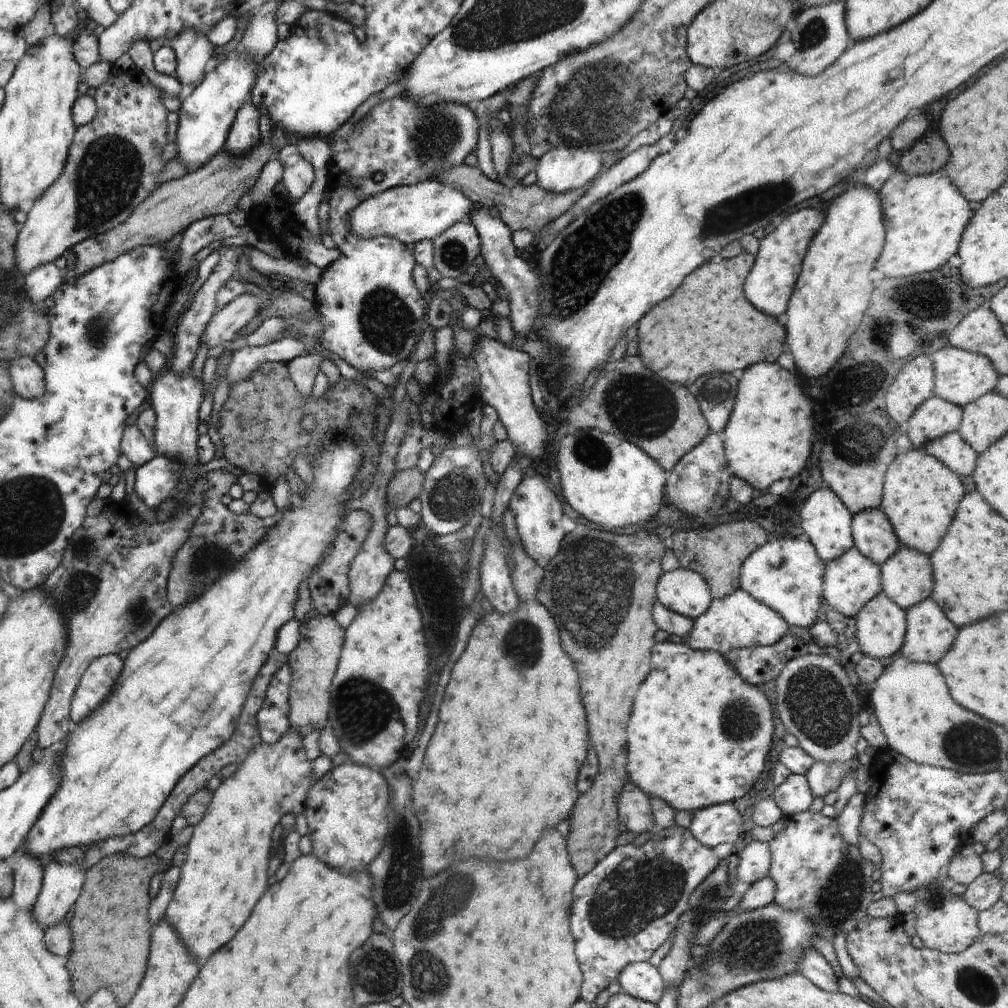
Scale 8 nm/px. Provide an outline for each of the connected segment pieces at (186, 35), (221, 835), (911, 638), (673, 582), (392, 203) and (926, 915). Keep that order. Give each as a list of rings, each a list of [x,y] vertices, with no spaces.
[[[184,29],[169,43],[177,58],[178,80],[195,87],[203,79],[206,62],[215,54],[215,46],[198,29]]]
[[[292,728],[276,744],[259,744],[244,760],[243,765],[240,764],[238,771],[218,786],[206,816],[195,826],[165,919],[178,933],[200,967],[216,950],[234,938],[234,934],[248,920],[258,898],[268,888],[268,860],[272,850],[270,834],[282,814],[292,812],[296,816],[303,812],[304,802],[312,786],[311,762],[306,759],[302,737]]]
[[[931,597],[906,612],[907,631],[900,654],[910,662],[936,665],[953,645],[958,627]]]
[[[684,567],[663,573],[657,582],[657,600],[668,610],[683,614],[695,621],[712,602],[712,595],[704,577]]]
[[[424,179],[418,184],[392,187],[365,198],[349,214],[349,229],[359,239],[390,237],[413,246],[420,241],[432,241],[449,226],[469,218],[472,209],[471,200],[460,190]]]
[[[922,887],[914,893],[917,914],[916,935],[925,946],[939,953],[959,953],[966,950],[982,934],[978,926],[979,911],[972,908],[962,896],[953,894],[944,887]]]

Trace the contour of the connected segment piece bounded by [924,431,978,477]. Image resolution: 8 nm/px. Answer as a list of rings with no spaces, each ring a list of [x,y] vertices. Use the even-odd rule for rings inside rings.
[[[959,431],[934,439],[924,446],[924,450],[959,477],[970,476],[976,468],[978,454],[962,440]]]

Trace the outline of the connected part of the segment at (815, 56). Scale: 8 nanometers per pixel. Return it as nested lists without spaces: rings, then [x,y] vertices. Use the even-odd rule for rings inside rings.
[[[834,1],[819,7],[799,8],[790,26],[791,41],[796,51],[788,62],[788,68],[794,72],[818,76],[836,60],[851,42],[845,25],[845,1]]]

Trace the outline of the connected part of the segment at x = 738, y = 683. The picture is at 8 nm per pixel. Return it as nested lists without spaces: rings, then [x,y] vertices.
[[[675,639],[656,643],[654,650],[652,650],[652,672],[648,674],[648,678],[644,680],[644,684],[638,688],[638,692],[634,696],[634,706],[632,706],[632,714],[630,714],[630,722],[628,722],[628,734],[630,734],[628,778],[648,796],[665,800],[676,811],[696,812],[701,808],[718,803],[733,803],[757,783],[758,778],[762,776],[762,771],[766,768],[766,764],[771,761],[769,752],[776,728],[773,723],[774,719],[776,719],[776,713],[764,695],[764,689],[760,686],[756,688],[753,684],[745,681],[722,653],[697,651]]]

